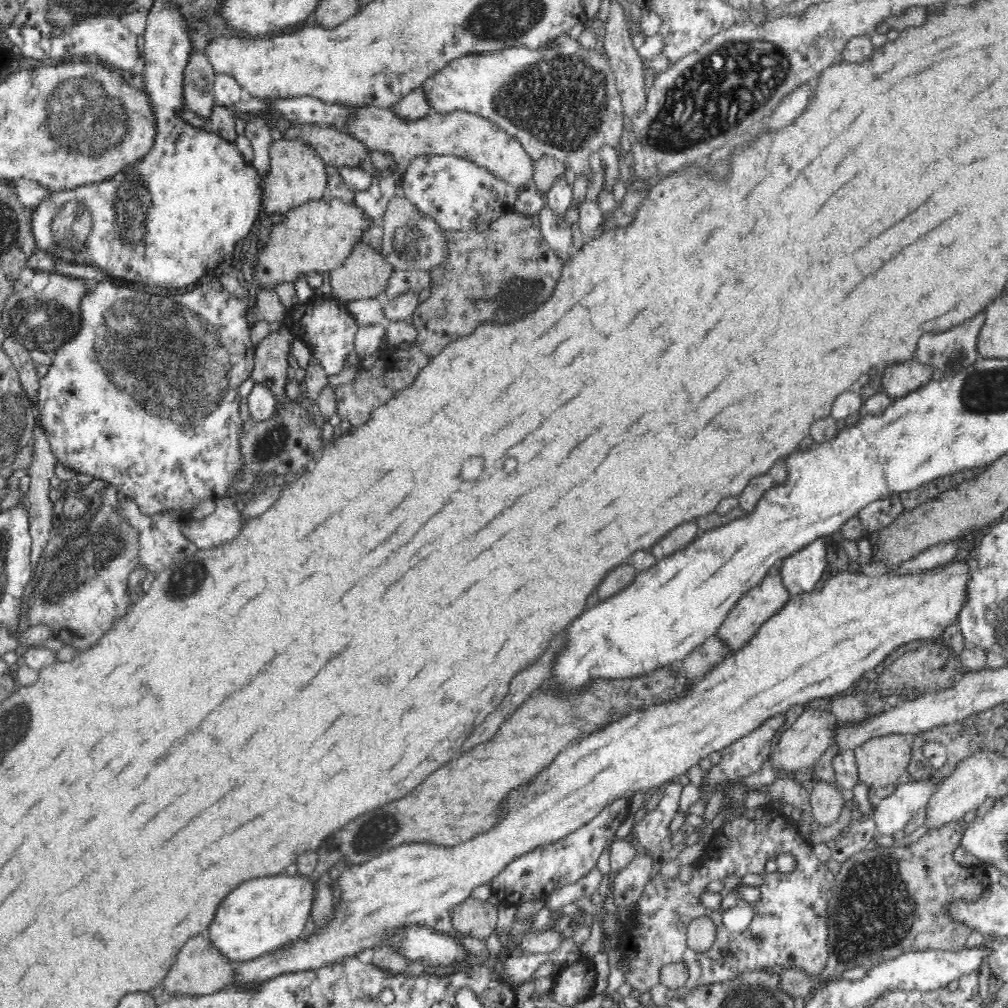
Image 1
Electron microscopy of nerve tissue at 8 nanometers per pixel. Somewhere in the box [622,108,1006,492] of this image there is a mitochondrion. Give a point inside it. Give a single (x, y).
(956, 357)

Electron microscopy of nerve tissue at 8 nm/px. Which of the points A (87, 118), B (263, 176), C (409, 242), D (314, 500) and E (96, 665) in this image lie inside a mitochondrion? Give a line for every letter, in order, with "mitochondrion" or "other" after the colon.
A: mitochondrion
B: other
C: mitochondrion
D: other
E: other

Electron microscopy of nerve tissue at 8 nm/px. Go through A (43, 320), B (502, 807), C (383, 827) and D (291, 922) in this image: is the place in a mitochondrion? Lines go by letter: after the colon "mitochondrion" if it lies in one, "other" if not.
A: mitochondrion
B: other
C: mitochondrion
D: other

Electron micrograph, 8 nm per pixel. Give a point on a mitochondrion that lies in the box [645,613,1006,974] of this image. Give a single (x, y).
(873, 910)

